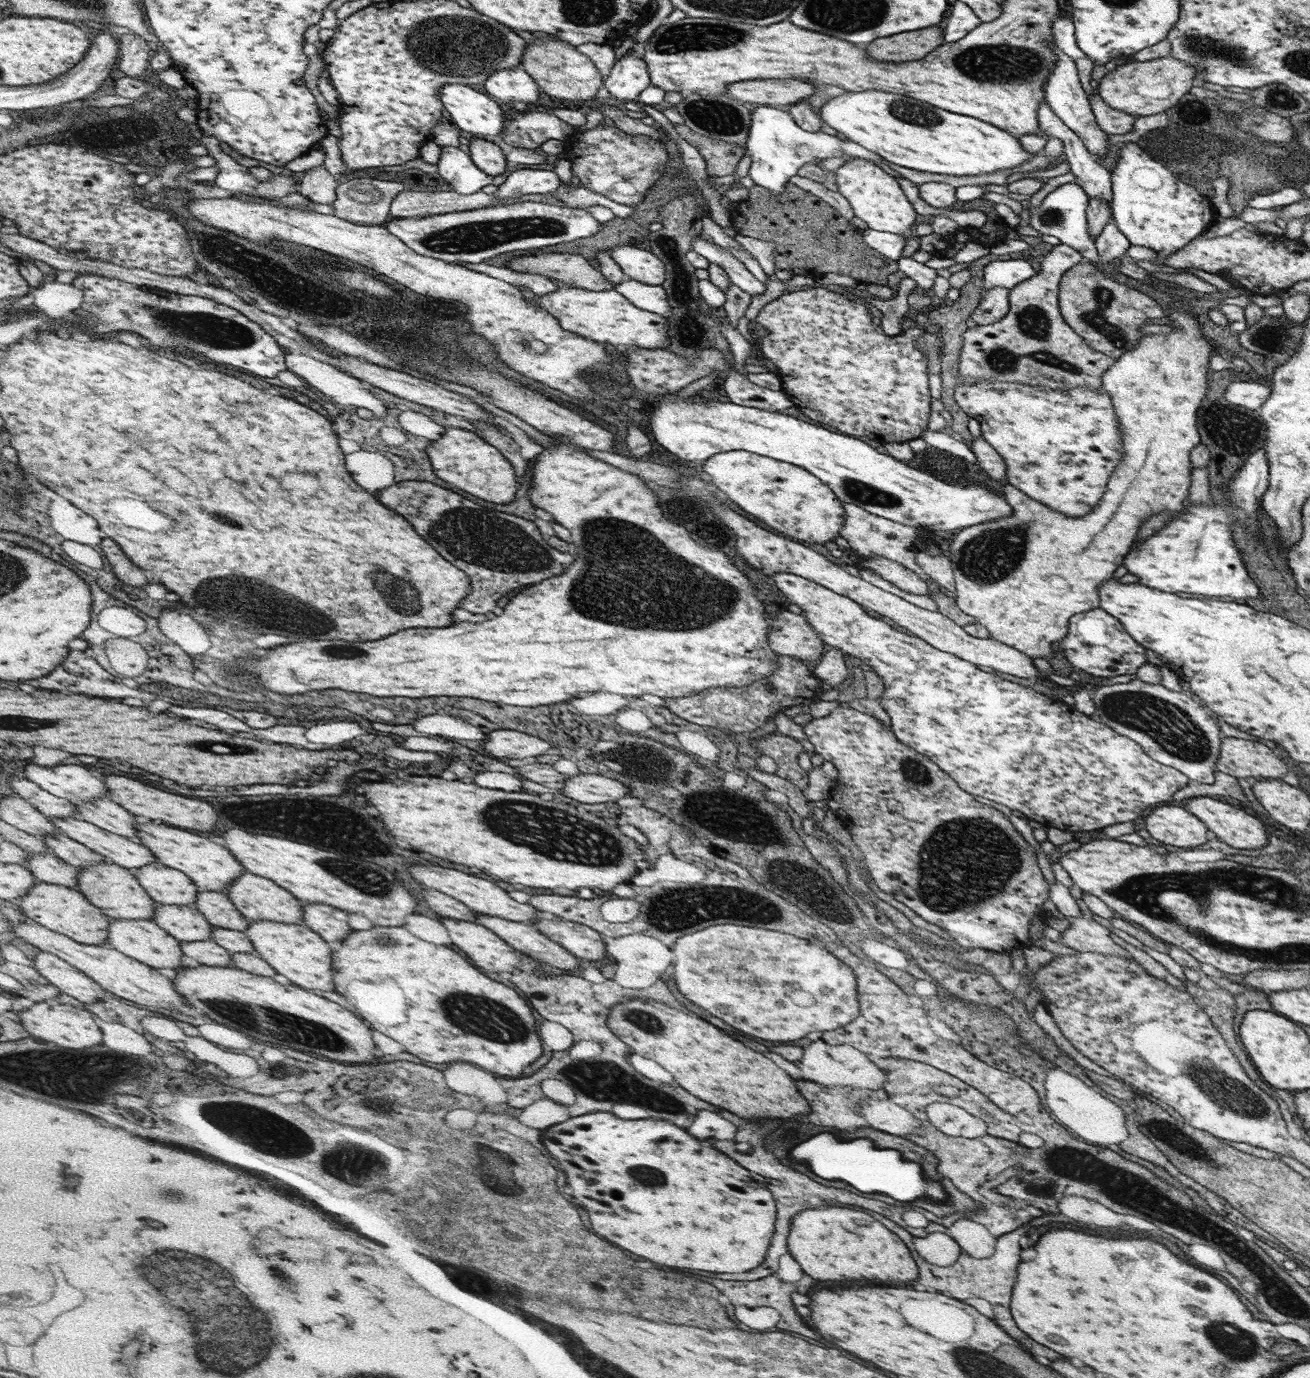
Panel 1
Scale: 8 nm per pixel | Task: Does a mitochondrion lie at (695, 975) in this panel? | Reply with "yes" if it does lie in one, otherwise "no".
no

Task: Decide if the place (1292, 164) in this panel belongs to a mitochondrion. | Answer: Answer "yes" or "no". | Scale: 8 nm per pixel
no

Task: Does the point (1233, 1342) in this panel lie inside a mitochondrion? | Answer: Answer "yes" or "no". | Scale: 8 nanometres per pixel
yes

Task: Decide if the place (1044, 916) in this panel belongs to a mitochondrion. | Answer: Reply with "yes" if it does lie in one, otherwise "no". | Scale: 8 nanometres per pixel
no

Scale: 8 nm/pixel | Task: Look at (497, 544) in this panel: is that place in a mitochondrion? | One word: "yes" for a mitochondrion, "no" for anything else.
yes

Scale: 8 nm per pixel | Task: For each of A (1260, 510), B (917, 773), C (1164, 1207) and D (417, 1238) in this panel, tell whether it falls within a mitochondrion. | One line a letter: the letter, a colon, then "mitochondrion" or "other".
A: other
B: mitochondrion
C: mitochondrion
D: mitochondrion

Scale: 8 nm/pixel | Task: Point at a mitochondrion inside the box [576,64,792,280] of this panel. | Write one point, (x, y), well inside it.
(717, 117)

